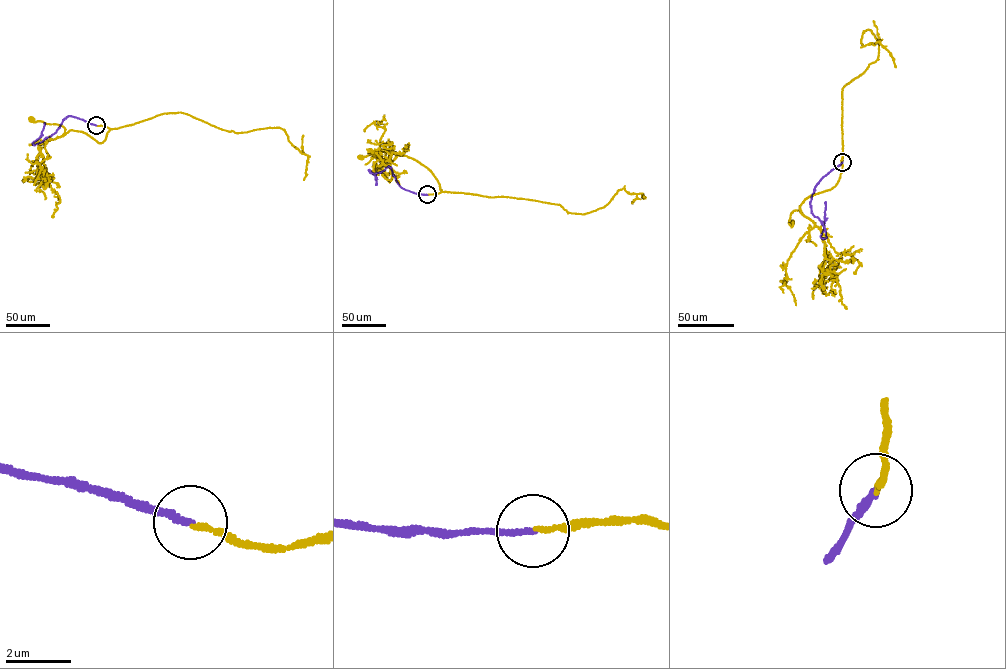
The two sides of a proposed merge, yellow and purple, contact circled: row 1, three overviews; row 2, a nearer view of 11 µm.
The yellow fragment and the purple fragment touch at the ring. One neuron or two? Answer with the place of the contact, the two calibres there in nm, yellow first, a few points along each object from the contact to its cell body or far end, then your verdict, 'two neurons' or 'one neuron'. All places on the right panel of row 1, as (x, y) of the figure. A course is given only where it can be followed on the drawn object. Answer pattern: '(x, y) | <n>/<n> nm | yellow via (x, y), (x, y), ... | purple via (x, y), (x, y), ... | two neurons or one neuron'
(842, 162) | 140/180 nm | yellow via (842, 162), (835, 186), (805, 199), (799, 208), (807, 217), (793, 210), (791, 222) | purple via (842, 162), (816, 185), (810, 202), (811, 212), (825, 229), (824, 238), (820, 237), (825, 202) | one neuron

